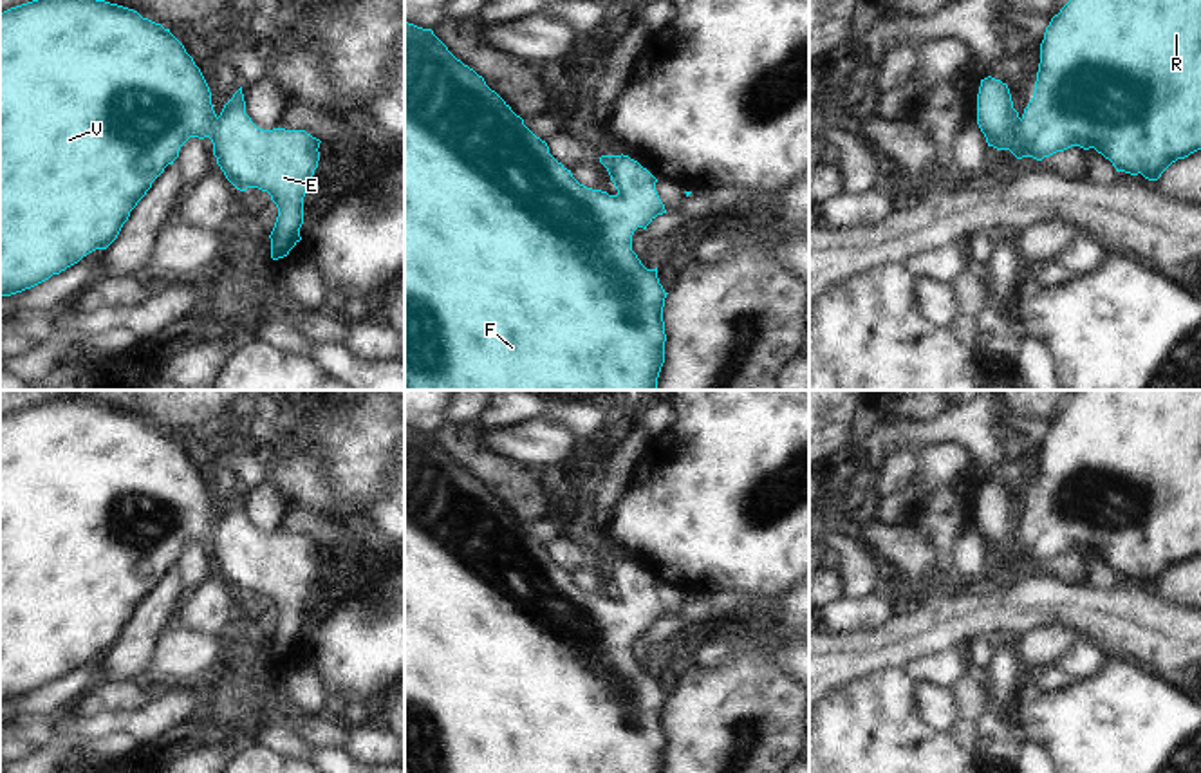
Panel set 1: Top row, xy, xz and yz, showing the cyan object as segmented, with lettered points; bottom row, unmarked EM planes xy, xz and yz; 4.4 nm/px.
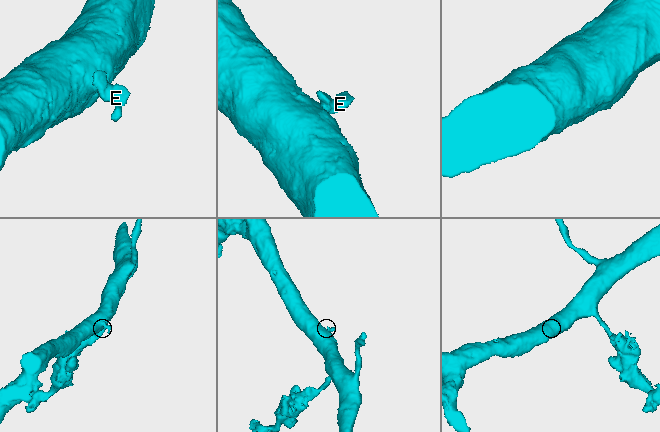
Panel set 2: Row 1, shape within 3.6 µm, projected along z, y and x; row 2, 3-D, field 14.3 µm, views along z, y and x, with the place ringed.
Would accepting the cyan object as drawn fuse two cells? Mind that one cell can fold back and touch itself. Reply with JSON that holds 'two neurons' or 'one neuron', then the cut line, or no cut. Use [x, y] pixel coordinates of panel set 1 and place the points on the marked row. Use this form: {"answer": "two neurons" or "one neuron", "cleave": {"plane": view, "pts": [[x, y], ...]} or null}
{"answer": "one neuron", "cleave": null}

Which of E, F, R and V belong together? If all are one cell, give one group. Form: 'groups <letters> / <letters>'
groups E F R V

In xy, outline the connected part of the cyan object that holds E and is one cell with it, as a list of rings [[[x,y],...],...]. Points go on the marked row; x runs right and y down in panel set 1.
[[[33,0],[0,13],[0,298],[31,289],[49,280],[52,275],[60,275],[67,267],[78,264],[88,253],[107,249],[117,238],[130,211],[146,195],[152,182],[164,172],[164,168],[173,164],[179,157],[181,146],[190,137],[211,139],[217,164],[237,190],[246,191],[247,188],[258,188],[271,195],[271,200],[278,208],[278,217],[269,235],[271,258],[278,260],[287,256],[302,240],[300,228],[303,224],[303,197],[314,170],[318,168],[320,139],[312,137],[305,130],[258,128],[246,114],[242,87],[217,116],[211,105],[209,87],[184,45],[170,33],[170,29],[143,18],[134,9],[105,0]]]

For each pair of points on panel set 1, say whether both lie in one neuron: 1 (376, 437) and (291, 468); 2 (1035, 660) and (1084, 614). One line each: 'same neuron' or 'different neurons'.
1: same neuron
2: different neurons

